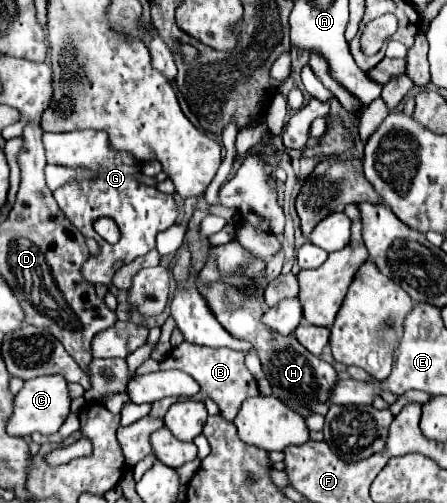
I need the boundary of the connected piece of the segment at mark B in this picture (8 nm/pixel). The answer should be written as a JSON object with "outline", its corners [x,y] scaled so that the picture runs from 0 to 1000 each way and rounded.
{"outline":[[[405,680],[360,720],[345,716],[336,716],[336,720],[333,734],[345,734],[342,726],[347,726],[347,736],[409,736],[423,748],[432,748],[450,767],[450,775],[436,791],[445,799],[459,799],[463,791],[481,795],[490,815],[494,815],[494,827],[512,839],[526,835],[526,827],[530,827],[548,791],[562,791],[562,787],[579,783],[570,751],[548,732],[548,704],[544,700],[521,700],[512,692],[468,692],[468,688],[441,688],[441,684]]]}

